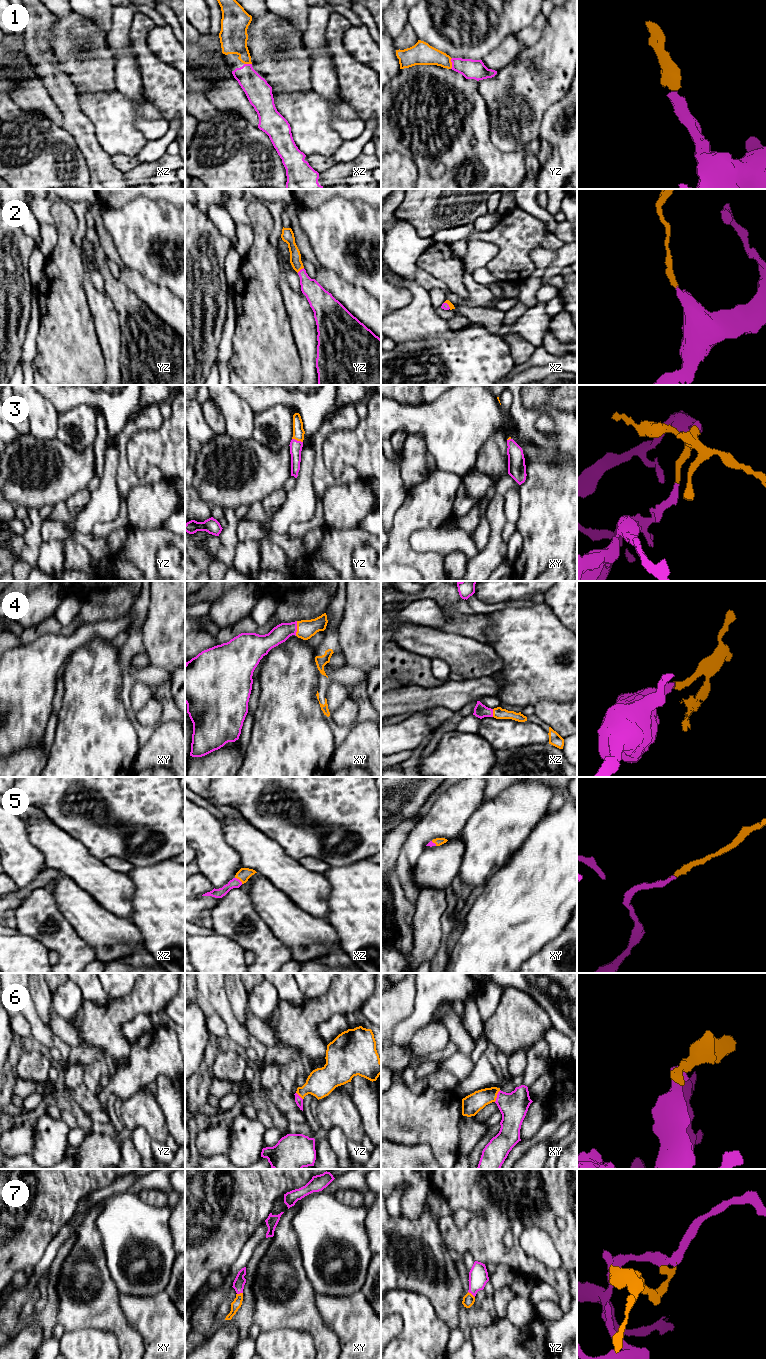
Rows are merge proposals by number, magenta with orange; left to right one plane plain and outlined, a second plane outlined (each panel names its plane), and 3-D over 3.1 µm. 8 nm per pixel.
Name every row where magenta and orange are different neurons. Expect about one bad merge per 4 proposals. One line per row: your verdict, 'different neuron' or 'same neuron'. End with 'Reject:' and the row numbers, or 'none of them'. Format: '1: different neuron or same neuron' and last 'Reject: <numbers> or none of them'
1: same neuron
2: same neuron
3: same neuron
4: same neuron
5: same neuron
6: same neuron
7: same neuron
Reject: none of them

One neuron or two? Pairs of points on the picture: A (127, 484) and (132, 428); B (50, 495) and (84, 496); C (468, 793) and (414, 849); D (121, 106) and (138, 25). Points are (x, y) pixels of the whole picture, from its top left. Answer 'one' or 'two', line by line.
A: one
B: two
C: one
D: two

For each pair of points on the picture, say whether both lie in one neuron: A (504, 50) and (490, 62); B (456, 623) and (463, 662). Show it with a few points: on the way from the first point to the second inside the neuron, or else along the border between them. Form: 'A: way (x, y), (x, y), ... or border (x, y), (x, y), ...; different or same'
A: way (501, 53), (493, 60); same
B: border (438, 629), (444, 632), (468, 636), (480, 642); different

